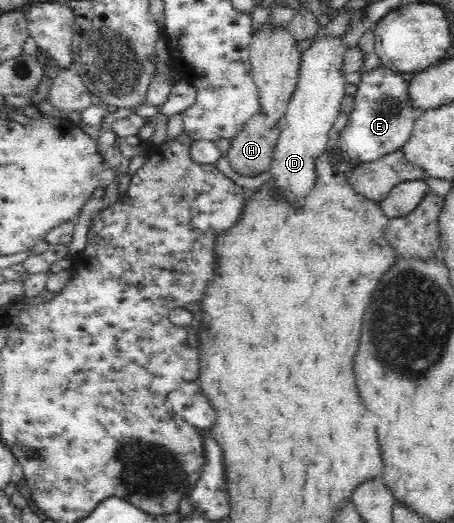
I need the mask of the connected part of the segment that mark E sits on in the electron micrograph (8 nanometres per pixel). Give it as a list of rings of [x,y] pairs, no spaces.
[[[382,62],[376,69],[361,74],[357,94],[348,121],[338,136],[338,146],[354,164],[367,164],[379,160],[387,153],[401,150],[407,144],[419,111],[411,101],[409,82],[398,72],[389,69]]]

